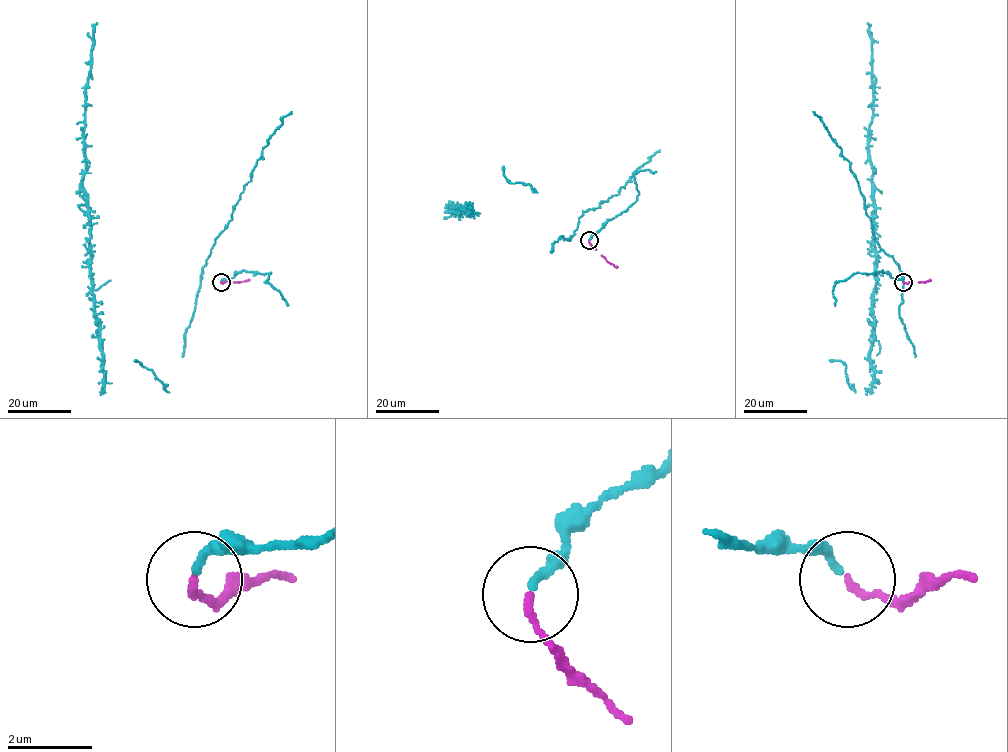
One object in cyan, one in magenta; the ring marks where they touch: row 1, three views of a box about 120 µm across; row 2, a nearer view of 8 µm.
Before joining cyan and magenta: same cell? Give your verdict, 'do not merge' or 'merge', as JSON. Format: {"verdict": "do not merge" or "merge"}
{"verdict": "merge"}

